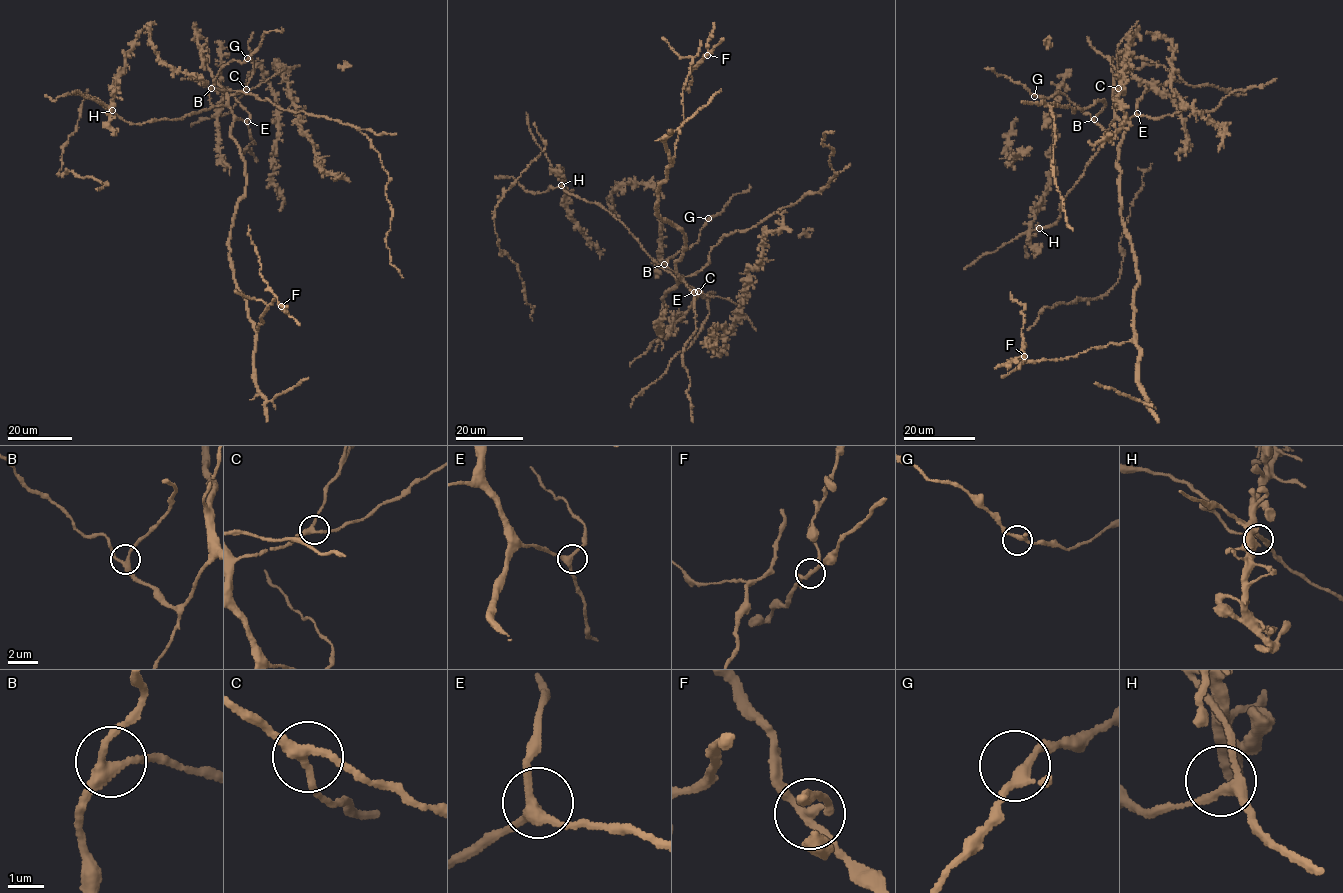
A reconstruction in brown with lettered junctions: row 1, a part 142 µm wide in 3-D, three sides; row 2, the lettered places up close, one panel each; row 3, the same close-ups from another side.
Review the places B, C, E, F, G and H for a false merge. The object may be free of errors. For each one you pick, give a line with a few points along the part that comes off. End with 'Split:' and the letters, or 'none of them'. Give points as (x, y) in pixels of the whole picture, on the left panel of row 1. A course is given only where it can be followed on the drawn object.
Split: F

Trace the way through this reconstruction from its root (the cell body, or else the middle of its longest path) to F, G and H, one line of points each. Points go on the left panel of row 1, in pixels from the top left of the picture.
F: (233, 124), (230, 135), (246, 179), (229, 240), (233, 279), (256, 329), (269, 304), (281, 306)
G: (233, 124), (233, 112), (228, 106), (213, 105), (209, 92), (223, 66), (233, 60), (243, 63), (247, 58)
H: (233, 124), (233, 112), (223, 105), (180, 119), (135, 124), (124, 121), (112, 110)

